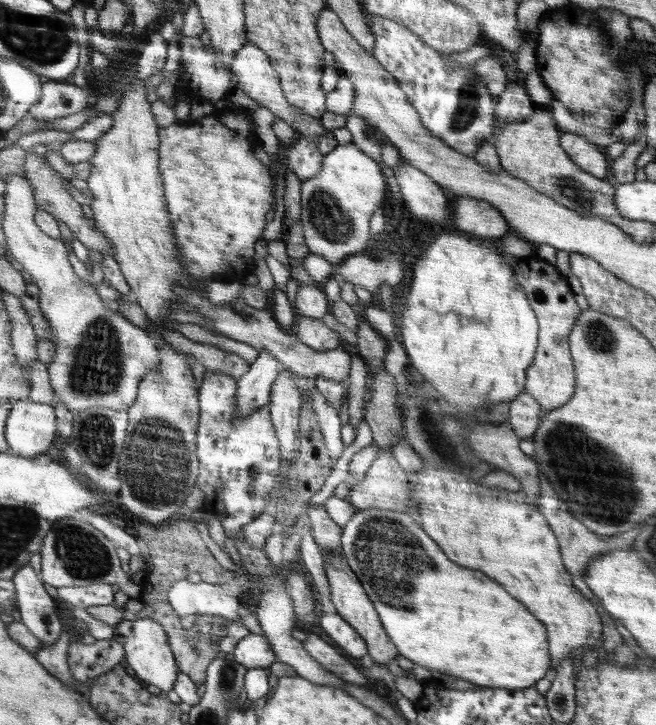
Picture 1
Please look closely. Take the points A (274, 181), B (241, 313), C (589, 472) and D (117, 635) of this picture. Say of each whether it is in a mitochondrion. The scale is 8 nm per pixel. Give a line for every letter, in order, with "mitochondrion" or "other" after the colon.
A: other
B: mitochondrion
C: mitochondrion
D: other

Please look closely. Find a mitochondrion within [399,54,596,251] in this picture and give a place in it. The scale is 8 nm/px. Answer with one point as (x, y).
(467, 110)

